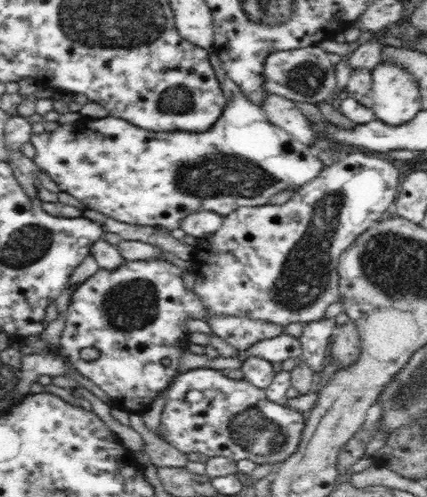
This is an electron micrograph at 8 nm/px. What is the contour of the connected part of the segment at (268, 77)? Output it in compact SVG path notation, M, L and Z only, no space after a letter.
M317 45L294 50L278 50L264 62L265 90L269 94L298 103L318 104L326 101L336 88L335 66L328 59L328 53Z

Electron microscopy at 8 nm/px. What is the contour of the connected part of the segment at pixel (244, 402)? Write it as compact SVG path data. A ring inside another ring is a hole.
M196 368L175 376L169 386L167 401L161 414L159 437L180 452L204 454L212 458L225 456L230 460L252 460L256 464L274 463L274 466L290 458L301 440L304 415L286 404L268 400L265 389L252 385L246 379L226 377L219 370Z

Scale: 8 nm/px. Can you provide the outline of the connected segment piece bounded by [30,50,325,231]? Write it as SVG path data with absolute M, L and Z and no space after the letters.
M212 50L209 51L209 59L214 68L214 73L216 73L218 81L220 82L221 90L226 96L227 104L218 121L206 130L207 132L190 133L186 130L153 132L152 130L134 126L134 124L122 120L122 118L113 118L112 116L100 119L82 118L77 122L60 125L55 132L42 132L42 134L33 133L32 138L30 138L30 143L36 150L36 155L32 158L33 161L38 165L40 170L45 172L59 186L60 191L68 192L70 196L74 196L76 200L80 200L84 209L100 212L108 216L108 218L118 220L118 222L164 227L164 229L168 229L169 231L179 228L180 222L182 222L188 214L192 214L192 212L208 210L209 212L216 212L216 214L220 214L223 218L226 218L228 214L232 214L232 212L238 210L240 206L266 206L268 200L271 196L274 196L274 194L284 192L284 190L296 191L307 182L314 180L325 165L320 158L316 158L316 156L310 152L310 150L313 149L302 145L294 136L288 135L280 127L269 122L261 106L250 102L246 94L242 93L242 89L224 73L224 70L220 66L220 60L218 60L218 57L215 56Z

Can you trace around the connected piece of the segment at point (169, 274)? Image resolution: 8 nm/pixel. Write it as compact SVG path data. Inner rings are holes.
M160 258L126 261L113 271L99 268L94 275L79 283L72 294L58 347L60 353L80 374L104 390L113 405L128 412L141 412L177 374L180 344L190 333L186 327L188 318L211 319L198 295L190 287L186 289L185 280L182 269ZM88 347L98 349L100 357L92 362L84 361L80 351Z

